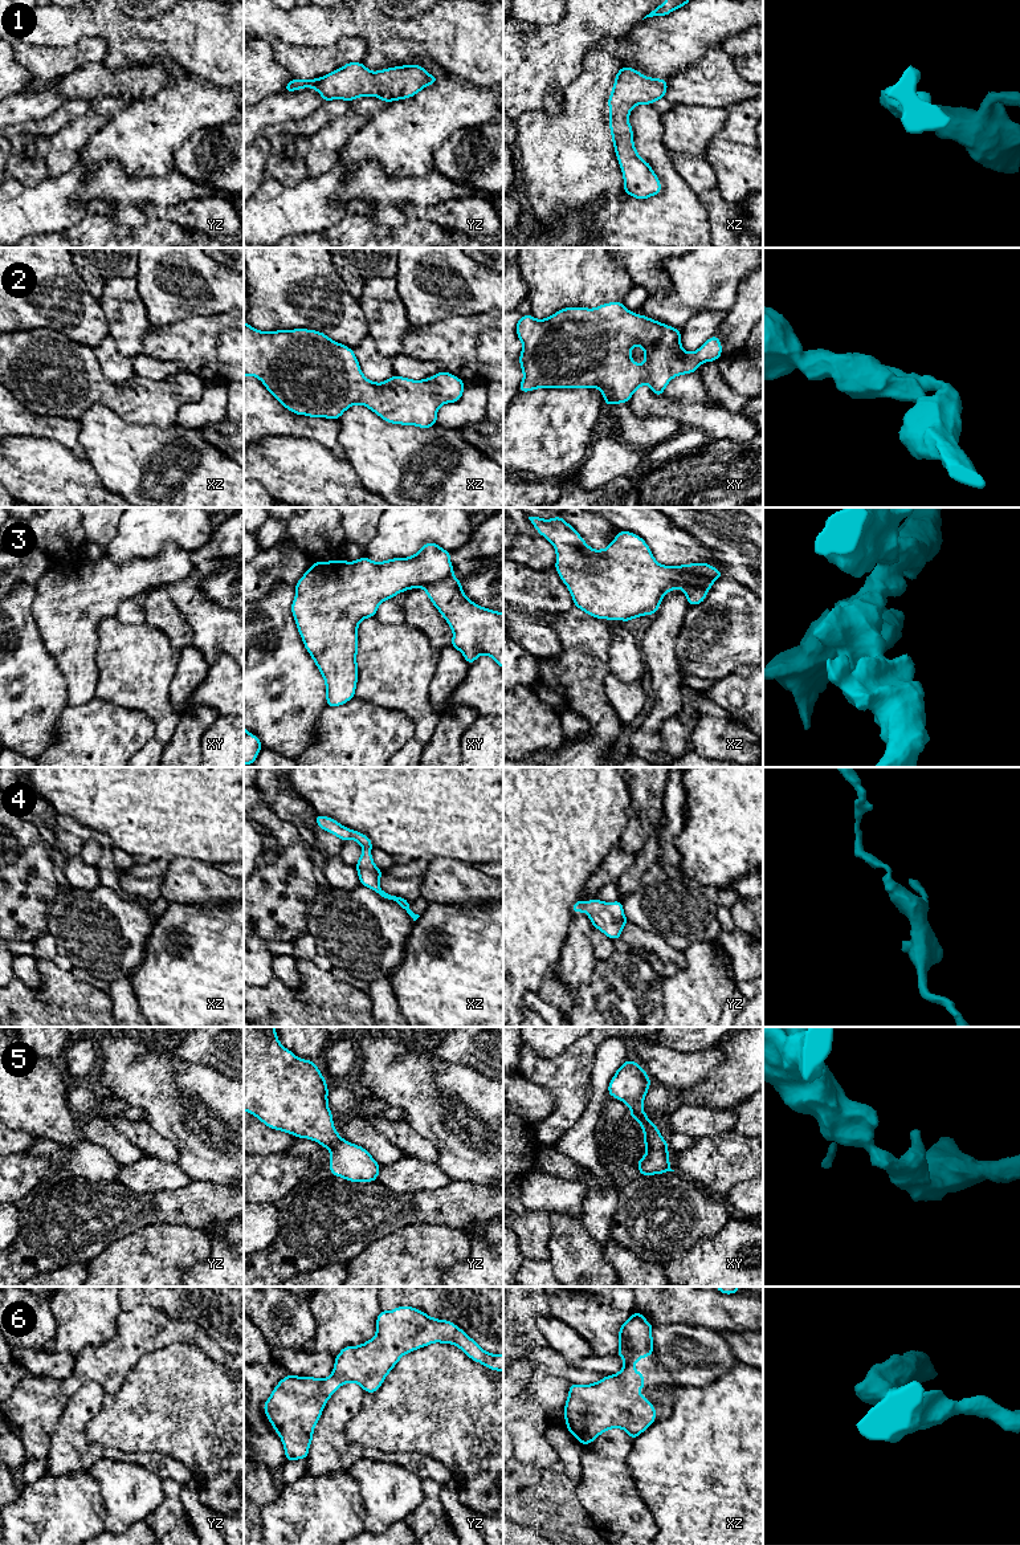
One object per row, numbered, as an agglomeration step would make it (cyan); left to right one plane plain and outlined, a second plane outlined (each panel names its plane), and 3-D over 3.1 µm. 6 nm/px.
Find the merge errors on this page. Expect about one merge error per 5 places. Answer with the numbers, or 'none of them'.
3

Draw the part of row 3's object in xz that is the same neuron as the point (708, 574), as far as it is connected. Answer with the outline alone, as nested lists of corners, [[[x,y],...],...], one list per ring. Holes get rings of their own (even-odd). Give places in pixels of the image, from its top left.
[[[699,563],[695,572],[698,582],[686,592],[689,606],[701,604],[713,583],[723,575],[723,572],[709,563]]]

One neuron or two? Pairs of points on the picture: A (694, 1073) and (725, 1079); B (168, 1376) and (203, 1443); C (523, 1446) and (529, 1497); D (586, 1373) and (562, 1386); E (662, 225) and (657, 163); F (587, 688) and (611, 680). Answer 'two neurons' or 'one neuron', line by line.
A: two neurons
B: one neuron
C: two neurons
D: two neurons
E: one neuron
F: two neurons

